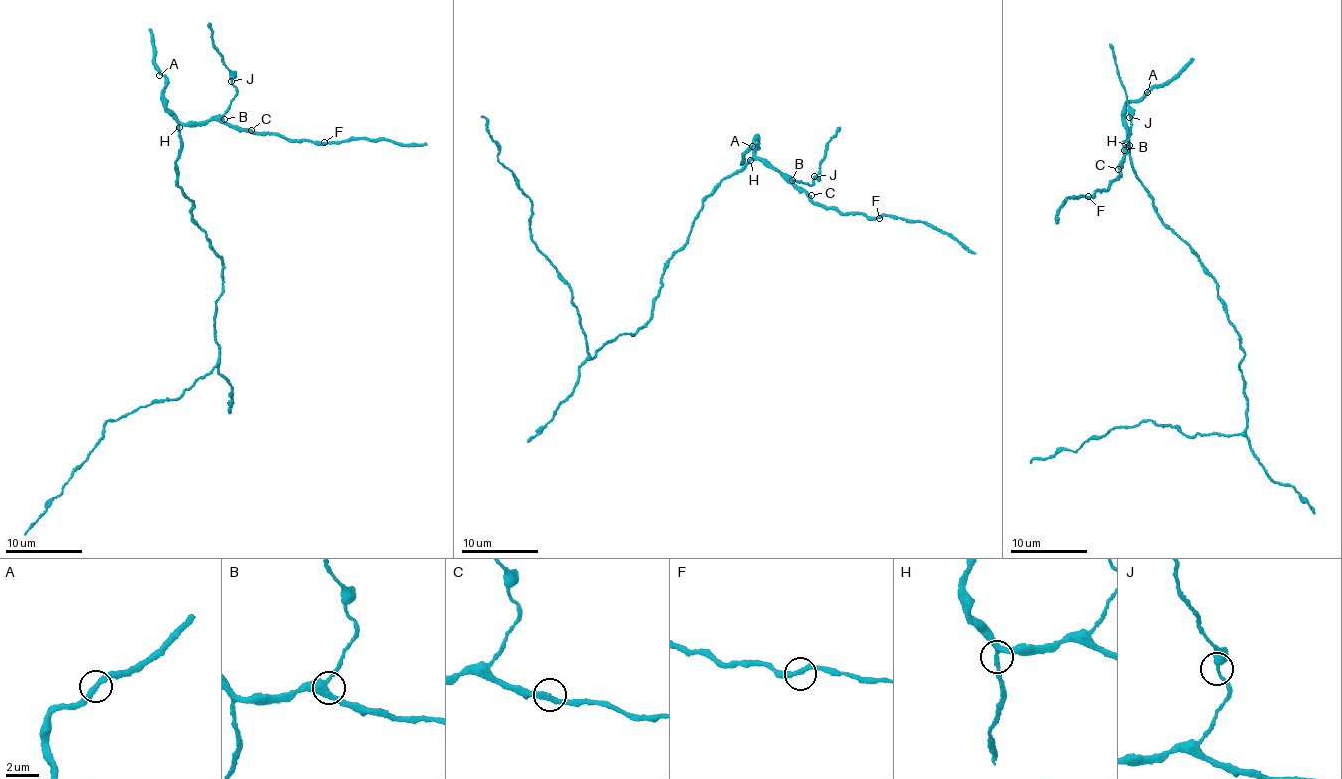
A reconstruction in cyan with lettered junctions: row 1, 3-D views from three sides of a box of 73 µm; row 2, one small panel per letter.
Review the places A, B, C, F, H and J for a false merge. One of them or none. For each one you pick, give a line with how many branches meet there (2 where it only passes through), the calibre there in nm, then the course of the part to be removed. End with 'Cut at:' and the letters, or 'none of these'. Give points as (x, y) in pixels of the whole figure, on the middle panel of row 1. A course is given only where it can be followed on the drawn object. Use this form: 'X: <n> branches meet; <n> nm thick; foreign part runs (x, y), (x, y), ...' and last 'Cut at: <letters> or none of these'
Cut at: none of these

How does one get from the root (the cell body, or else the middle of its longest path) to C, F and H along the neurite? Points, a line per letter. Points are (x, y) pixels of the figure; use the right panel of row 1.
C: (1224, 306), (1200, 257), (1165, 224), (1152, 204), (1152, 195), (1131, 164), (1128, 143), (1122, 146), (1118, 169)
F: (1224, 306), (1200, 257), (1152, 204), (1152, 195), (1131, 164), (1128, 143), (1122, 146), (1117, 178), (1088, 196)
H: (1224, 306), (1215, 282), (1200, 257), (1165, 224), (1152, 204), (1152, 195), (1131, 164), (1130, 145)

